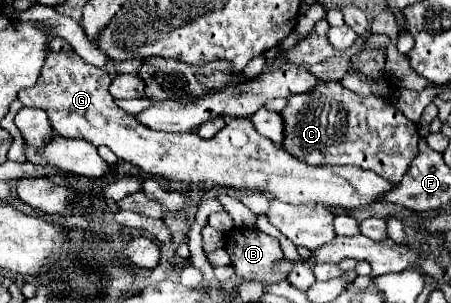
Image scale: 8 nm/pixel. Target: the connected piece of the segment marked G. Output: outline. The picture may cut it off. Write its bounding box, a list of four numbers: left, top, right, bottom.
[18,51,400,211]

